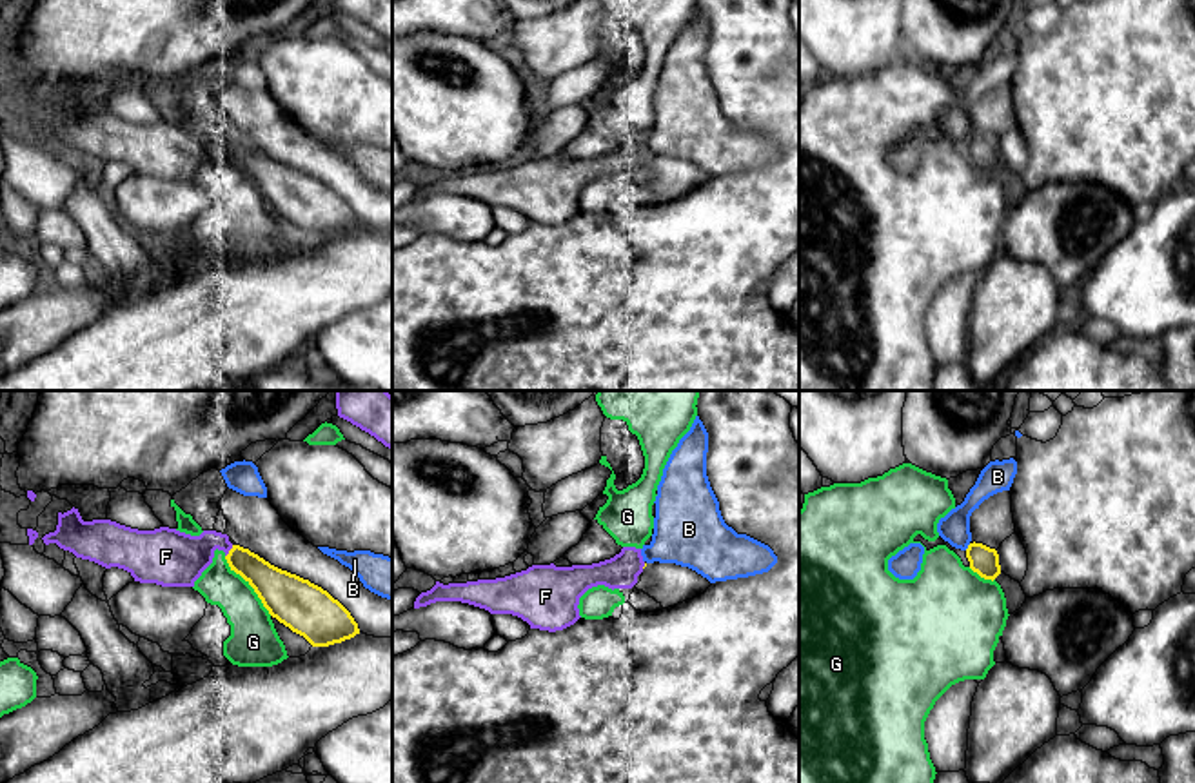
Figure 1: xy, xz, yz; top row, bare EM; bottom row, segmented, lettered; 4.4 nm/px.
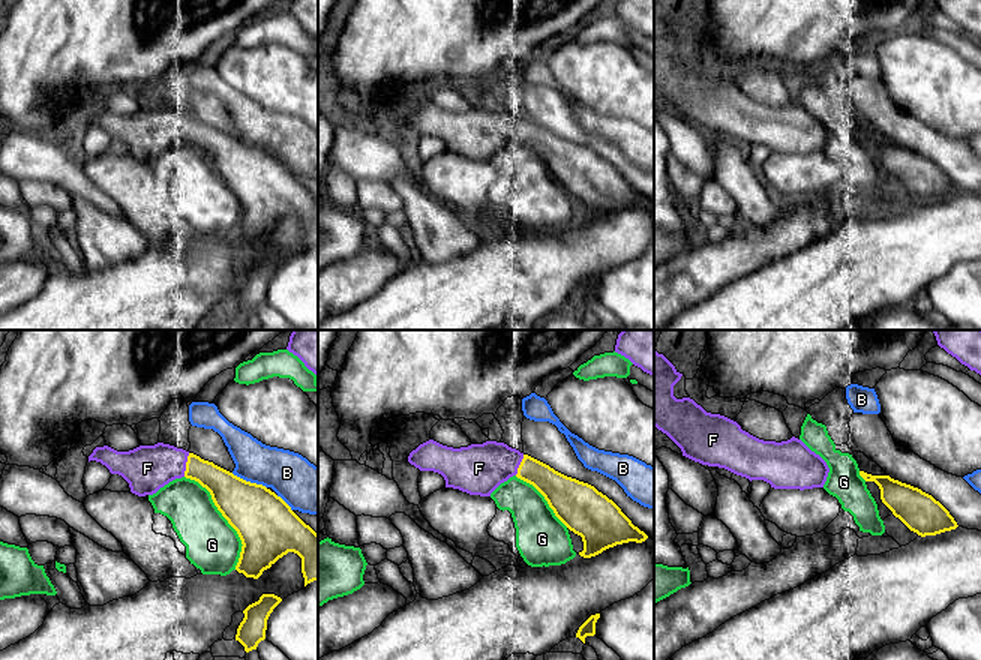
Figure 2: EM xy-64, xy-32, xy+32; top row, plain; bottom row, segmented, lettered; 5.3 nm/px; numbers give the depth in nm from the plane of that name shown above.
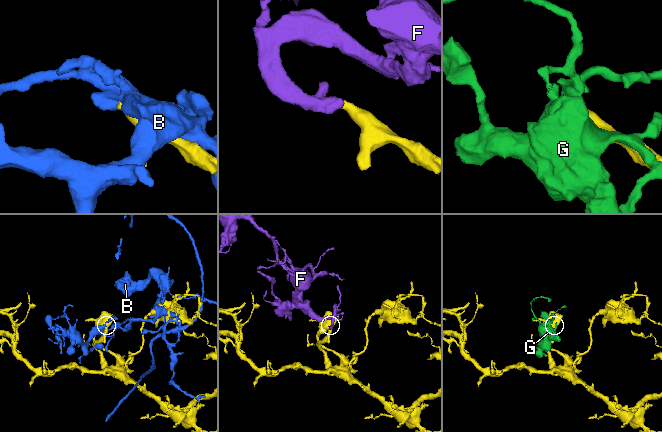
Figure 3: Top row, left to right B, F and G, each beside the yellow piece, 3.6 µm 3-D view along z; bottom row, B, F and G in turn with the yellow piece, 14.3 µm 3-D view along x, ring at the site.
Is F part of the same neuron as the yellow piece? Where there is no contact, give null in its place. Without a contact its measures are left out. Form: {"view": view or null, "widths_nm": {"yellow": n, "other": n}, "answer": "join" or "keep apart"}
{"view": "xy", "widths_nm": {"yellow": 160, "other": 240}, "answer": "join"}

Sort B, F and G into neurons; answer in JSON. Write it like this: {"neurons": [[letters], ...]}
{"neurons": [["B"], ["F"], ["G"]]}

